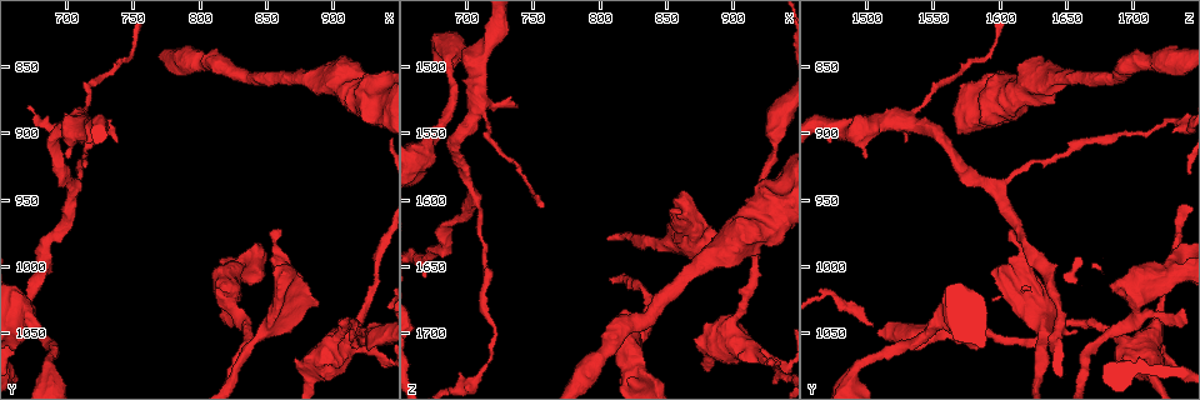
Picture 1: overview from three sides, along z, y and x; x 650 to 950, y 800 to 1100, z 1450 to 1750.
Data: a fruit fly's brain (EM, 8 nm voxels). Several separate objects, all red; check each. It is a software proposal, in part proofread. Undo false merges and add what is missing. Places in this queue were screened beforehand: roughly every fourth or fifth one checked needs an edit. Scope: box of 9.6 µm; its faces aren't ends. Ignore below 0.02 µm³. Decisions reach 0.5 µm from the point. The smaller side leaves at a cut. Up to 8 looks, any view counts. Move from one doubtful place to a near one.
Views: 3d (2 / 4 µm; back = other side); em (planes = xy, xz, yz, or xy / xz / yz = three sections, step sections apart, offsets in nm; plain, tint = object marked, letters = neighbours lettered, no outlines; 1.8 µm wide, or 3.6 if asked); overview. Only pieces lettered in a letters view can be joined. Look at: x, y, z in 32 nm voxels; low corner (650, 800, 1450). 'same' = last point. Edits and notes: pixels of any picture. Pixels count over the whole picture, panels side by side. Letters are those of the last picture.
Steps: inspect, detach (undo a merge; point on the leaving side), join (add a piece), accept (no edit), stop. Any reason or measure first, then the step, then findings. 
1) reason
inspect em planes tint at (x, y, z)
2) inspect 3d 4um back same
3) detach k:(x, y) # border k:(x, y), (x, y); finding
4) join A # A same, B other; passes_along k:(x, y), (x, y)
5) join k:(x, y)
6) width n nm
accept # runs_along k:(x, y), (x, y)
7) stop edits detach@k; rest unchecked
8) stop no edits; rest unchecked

thick end
inspect em planes letters at (818, 1020, 1730)

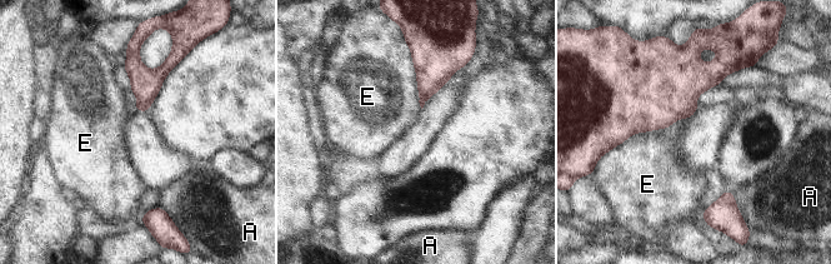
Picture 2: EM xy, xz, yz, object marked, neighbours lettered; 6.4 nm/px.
accept # A other, E other; border 2:(690, 116), (636, 132), (611, 149); no lettered piece goes on from it

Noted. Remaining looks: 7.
branch stops here
inspect em planes letters at (860, 970, 1610)

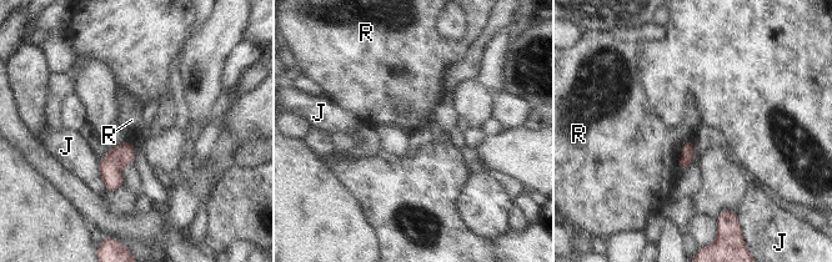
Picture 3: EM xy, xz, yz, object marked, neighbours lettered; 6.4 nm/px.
accept # J other, R other; border 3:(691, 139), (687, 139), (681, 145); none of them fits

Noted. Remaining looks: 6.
inspect 3d 4um at (698, 922, 1500)

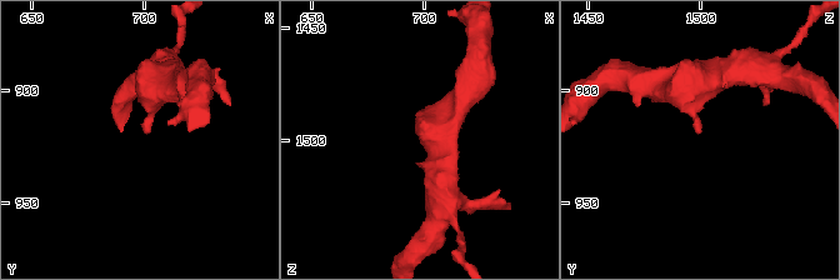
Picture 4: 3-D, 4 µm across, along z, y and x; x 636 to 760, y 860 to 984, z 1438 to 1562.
inspect em yz step 8 tint at (701, 920, 1500)

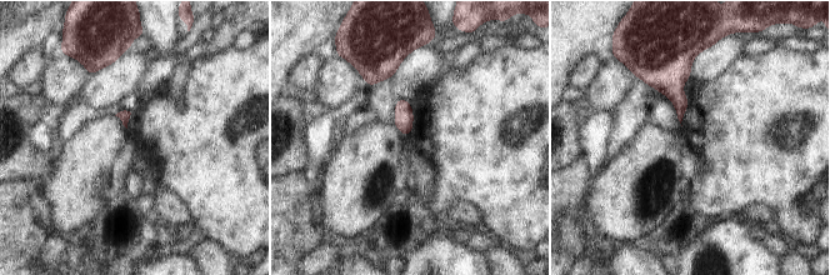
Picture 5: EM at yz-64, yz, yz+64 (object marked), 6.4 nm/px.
cut it another way
inspect em planes letters same

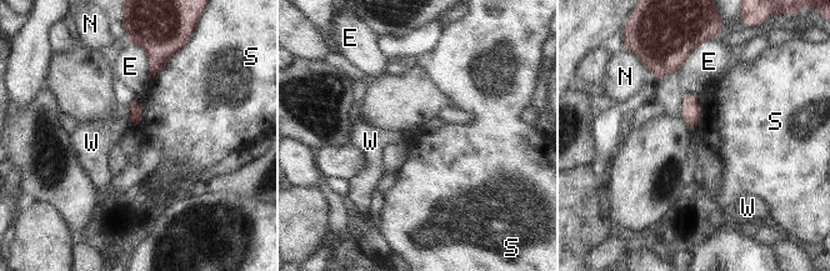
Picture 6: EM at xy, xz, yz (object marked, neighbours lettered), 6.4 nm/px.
accept # E other, N other, S other, W other; border 6:(145, 100), (140, 123), (133, 129); no lettered piece goes on from it

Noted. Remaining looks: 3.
stop no edits; rest unchecked

